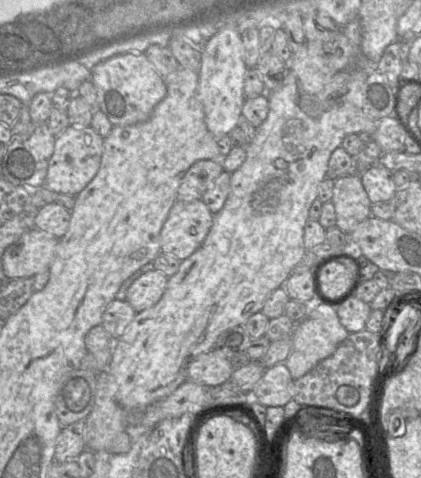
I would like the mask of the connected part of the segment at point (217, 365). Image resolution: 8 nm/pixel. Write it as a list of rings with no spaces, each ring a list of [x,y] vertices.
[[[213,350],[196,356],[187,367],[187,380],[205,387],[215,387],[228,380],[233,373],[230,359]]]

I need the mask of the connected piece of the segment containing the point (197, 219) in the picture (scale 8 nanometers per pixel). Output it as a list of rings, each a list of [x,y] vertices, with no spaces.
[[[177,200],[160,232],[161,251],[172,254],[180,261],[191,256],[204,242],[213,225],[214,214],[203,200],[179,201]]]

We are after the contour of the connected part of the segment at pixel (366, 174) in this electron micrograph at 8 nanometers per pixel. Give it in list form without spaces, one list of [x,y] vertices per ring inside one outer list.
[[[380,164],[367,168],[360,177],[372,204],[389,202],[397,191],[393,171]]]

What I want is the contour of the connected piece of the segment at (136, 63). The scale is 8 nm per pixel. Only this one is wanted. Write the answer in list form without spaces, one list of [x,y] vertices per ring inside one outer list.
[[[146,54],[113,56],[91,70],[98,108],[114,126],[137,124],[147,120],[167,94],[165,79],[154,69]]]

